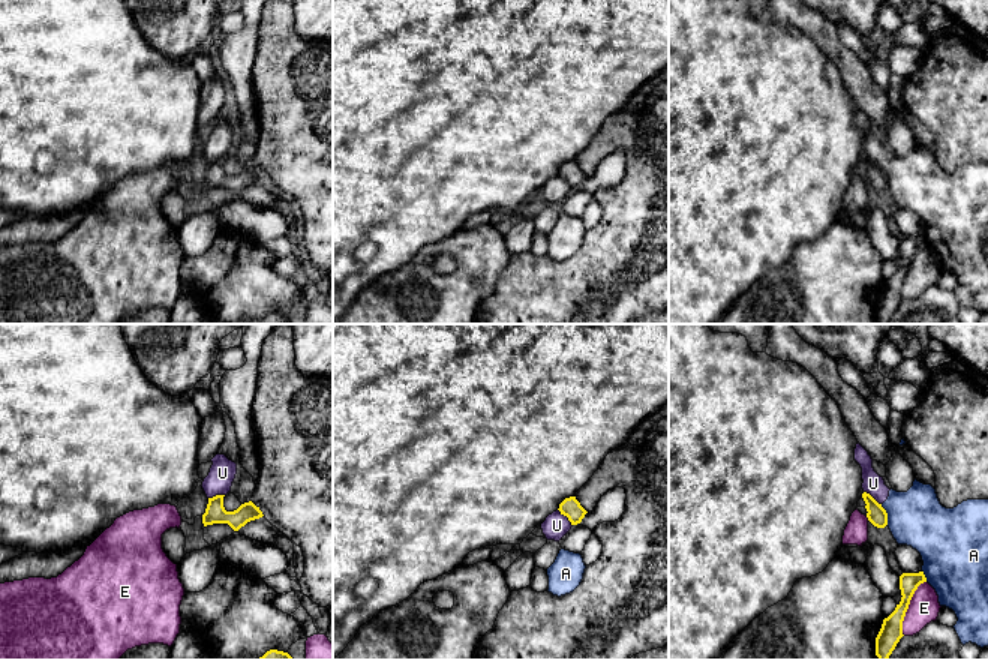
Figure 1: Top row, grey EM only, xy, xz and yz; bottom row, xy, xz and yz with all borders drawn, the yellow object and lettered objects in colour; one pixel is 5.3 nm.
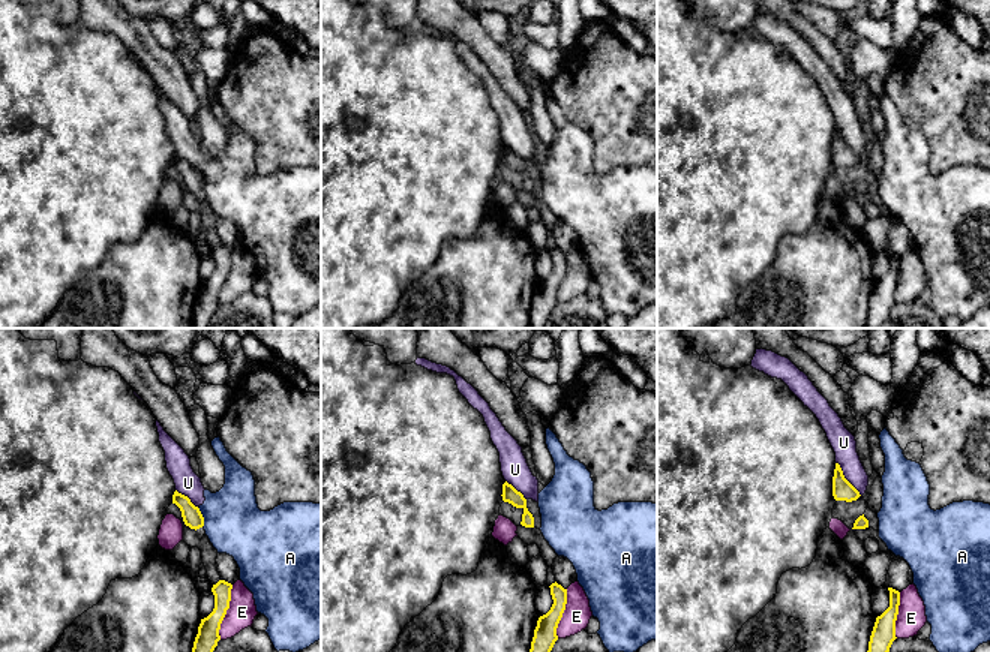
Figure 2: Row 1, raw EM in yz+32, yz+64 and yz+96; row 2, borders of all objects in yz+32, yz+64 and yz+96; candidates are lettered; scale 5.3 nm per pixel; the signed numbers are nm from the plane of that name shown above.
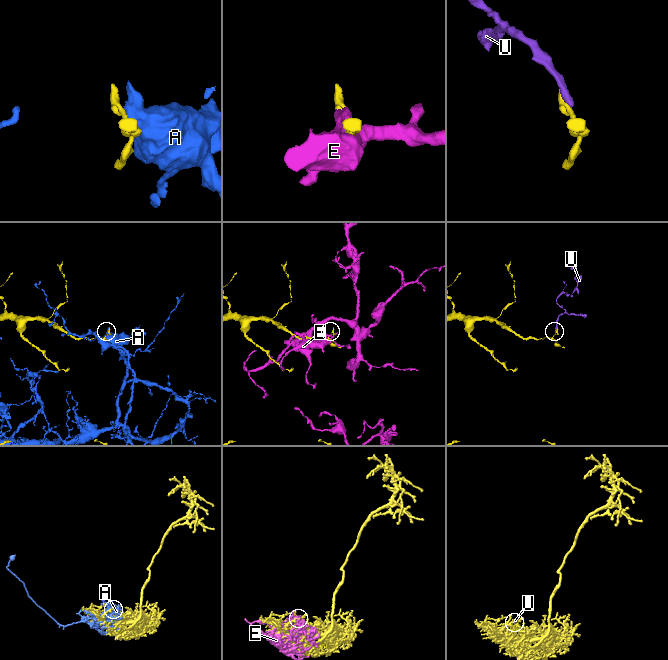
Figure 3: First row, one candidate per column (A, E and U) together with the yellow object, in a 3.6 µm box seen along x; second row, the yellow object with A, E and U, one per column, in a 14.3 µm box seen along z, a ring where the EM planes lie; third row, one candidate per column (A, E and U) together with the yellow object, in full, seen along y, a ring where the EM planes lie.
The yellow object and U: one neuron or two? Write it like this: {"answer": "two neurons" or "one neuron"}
{"answer": "two neurons"}

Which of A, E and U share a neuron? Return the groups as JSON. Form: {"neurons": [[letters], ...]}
{"neurons": [["A", "U"], ["E"]]}

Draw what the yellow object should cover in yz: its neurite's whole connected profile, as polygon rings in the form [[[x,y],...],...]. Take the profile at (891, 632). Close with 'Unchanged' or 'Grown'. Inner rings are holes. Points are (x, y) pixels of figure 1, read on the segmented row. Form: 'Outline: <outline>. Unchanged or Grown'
Outline: [[[924,572],[903,573],[900,576],[901,602],[895,610],[883,620],[882,628],[876,638],[876,656],[879,660],[888,660],[903,634],[903,621],[910,600],[921,584],[927,582]]]. Unchanged

